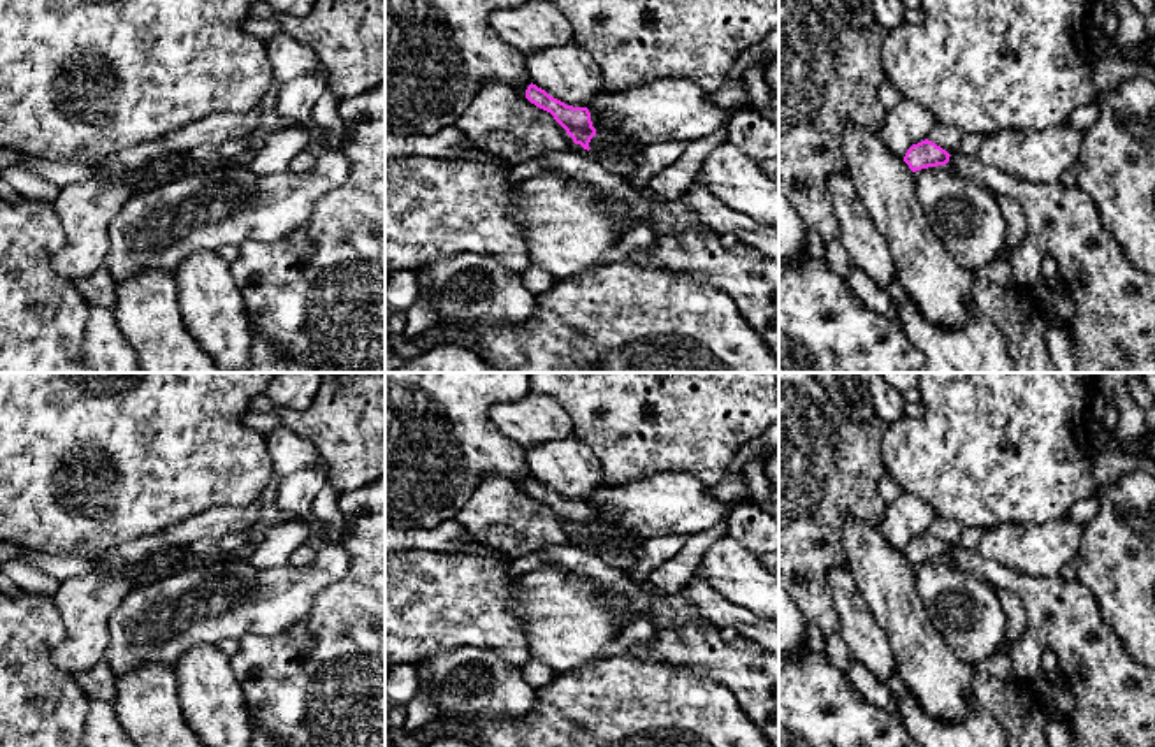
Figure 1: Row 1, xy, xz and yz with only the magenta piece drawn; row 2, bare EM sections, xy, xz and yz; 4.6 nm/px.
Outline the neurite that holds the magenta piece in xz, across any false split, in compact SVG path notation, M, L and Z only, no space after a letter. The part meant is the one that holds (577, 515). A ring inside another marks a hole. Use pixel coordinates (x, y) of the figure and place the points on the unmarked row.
M533 476L526 483L526 492L536 501L550 506L575 538L580 538L587 545L591 543L589 536L596 529L596 522L592 520L587 501L566 499Z

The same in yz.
M925 533L907 543L904 555L916 566L928 561L946 559L949 550L951 548L946 543Z

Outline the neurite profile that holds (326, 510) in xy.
M329 482L320 489L311 504L311 520L316 526L329 527L336 534L346 526L346 519L339 508L339 492Z

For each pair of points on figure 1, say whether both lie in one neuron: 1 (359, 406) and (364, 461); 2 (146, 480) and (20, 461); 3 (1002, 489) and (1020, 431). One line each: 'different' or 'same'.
1: same
2: same
3: same

